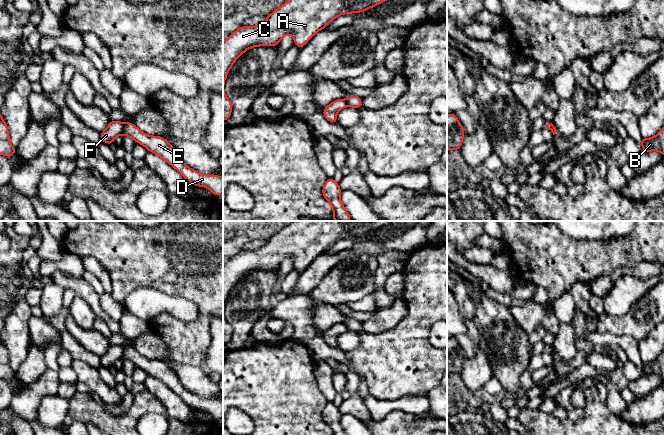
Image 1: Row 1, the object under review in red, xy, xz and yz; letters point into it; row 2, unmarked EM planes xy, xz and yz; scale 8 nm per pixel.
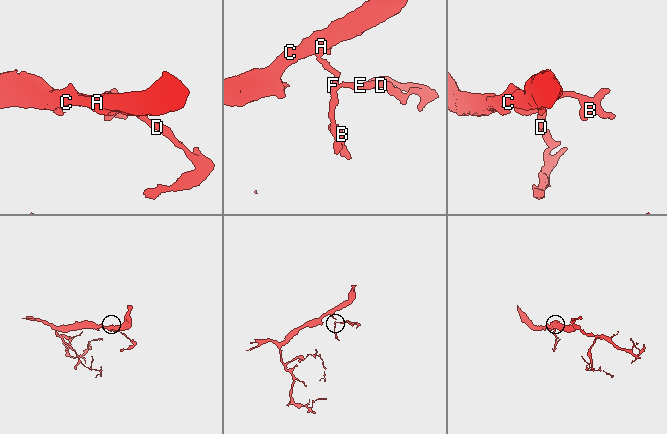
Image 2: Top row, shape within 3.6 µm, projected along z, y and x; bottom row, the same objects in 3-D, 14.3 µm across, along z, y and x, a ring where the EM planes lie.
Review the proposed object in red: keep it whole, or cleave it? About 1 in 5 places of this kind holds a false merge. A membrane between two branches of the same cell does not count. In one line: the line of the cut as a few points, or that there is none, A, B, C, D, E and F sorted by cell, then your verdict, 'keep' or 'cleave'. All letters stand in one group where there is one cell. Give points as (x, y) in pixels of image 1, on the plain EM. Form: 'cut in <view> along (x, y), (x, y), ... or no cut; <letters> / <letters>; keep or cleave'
cut in xy along (123, 347), (121, 357); A B C F / D E; cleave

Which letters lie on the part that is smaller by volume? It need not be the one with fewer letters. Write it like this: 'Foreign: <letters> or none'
Foreign: D, E

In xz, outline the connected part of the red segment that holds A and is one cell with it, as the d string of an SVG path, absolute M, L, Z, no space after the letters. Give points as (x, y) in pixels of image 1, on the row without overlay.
M292 221L279 230L258 250L241 250L223 266L223 344L227 346L232 337L232 326L224 317L225 303L234 286L251 271L277 270L281 263L292 258L299 273L332 244L343 238L364 236L386 226L390 221Z

